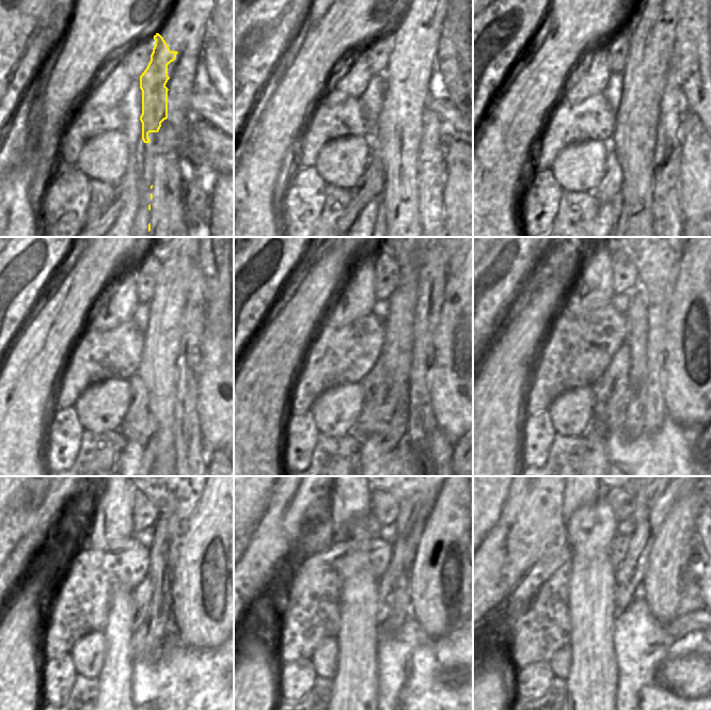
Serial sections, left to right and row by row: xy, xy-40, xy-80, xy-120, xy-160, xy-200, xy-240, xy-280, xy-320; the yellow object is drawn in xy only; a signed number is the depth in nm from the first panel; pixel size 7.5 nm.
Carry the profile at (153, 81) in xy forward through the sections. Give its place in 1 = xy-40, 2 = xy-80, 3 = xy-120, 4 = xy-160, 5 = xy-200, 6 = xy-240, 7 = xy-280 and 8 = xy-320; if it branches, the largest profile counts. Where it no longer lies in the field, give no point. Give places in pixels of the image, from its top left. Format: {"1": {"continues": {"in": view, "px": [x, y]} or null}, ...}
{"1": {"continues": {"in": "xy-40", "px": [393, 111]}}, "2": {"continues": {"in": "xy-80", "px": [632, 110]}}, "3": {"continues": {"in": "xy-120", "px": [155, 349]}}, "4": {"continues": {"in": "xy-160", "px": [394, 350]}}, "5": {"continues": {"in": "xy-200", "px": [635, 340]}}, "6": {"continues": {"in": "xy-240", "px": [161, 605]}}, "7": {"continues": {"in": "xy-280", "px": [400, 606]}}, "8": {"continues": {"in": "xy-320", "px": [638, 593]}}}

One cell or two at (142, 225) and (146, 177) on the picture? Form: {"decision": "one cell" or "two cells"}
{"decision": "one cell"}

